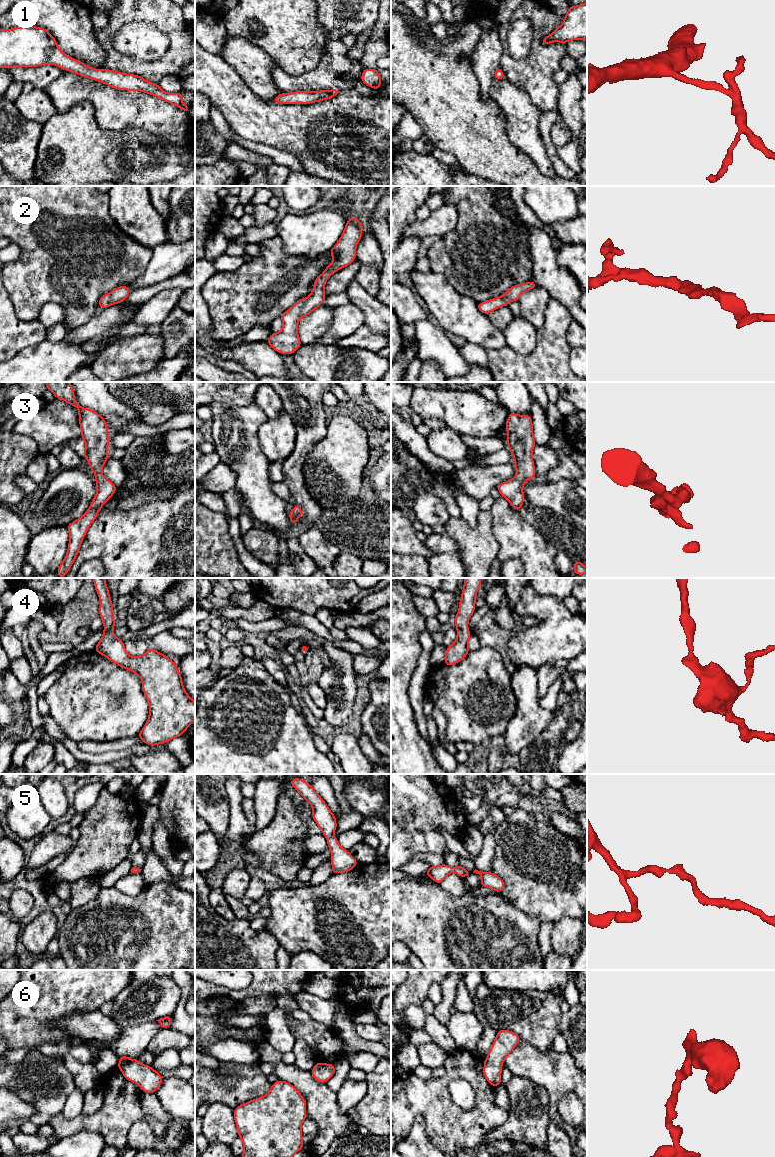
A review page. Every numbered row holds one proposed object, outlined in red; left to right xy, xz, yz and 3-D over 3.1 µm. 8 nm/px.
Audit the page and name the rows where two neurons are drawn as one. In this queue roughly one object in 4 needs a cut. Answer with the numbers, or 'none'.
none

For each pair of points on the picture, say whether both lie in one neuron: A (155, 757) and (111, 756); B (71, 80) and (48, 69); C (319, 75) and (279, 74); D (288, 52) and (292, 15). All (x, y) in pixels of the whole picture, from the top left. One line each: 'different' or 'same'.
A: different
B: different
C: same
D: same

